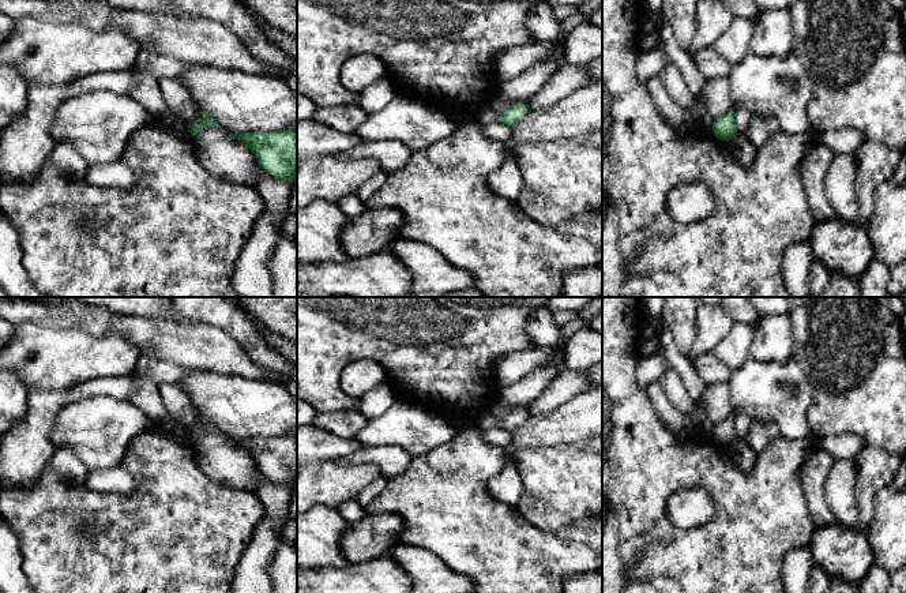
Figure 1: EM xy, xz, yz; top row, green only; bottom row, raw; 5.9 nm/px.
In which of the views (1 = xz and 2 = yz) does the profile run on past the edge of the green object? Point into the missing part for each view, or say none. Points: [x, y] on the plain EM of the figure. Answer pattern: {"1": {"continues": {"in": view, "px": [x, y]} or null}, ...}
{"1": {"continues": null}, "2": {"continues": null}}

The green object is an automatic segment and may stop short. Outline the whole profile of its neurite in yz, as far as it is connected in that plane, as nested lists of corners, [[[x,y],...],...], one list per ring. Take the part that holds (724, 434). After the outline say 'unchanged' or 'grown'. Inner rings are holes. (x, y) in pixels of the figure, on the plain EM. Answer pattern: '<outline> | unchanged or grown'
[[[730,416],[723,421],[715,424],[713,438],[718,444],[729,447],[737,438],[737,432],[734,429],[734,417]]] | unchanged

